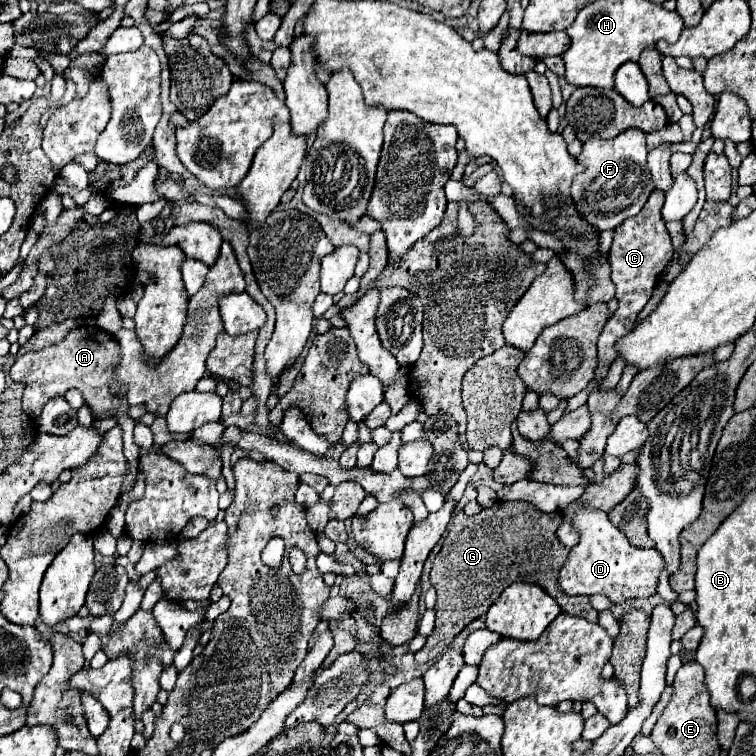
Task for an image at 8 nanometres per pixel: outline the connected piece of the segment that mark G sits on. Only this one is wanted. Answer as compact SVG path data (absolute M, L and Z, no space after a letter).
M498 500L492 508L486 508L476 516L458 512L448 526L442 548L436 554L430 572L430 582L438 592L438 602L434 606L436 626L428 636L426 646L414 654L416 662L426 664L436 660L440 652L452 644L454 636L472 620L486 614L504 588L514 582L532 582L556 598L562 612L586 618L588 622L598 622L598 612L590 606L588 598L564 594L554 578L554 566L562 566L570 554L570 550L562 546L556 536L560 524L560 512L546 514L538 508L532 508L528 502Z

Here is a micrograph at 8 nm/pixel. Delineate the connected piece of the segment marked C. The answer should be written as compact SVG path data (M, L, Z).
M654 190L644 204L644 208L624 220L624 224L618 224L614 228L614 240L612 240L612 250L610 250L610 268L612 268L612 282L616 284L616 298L620 302L618 310L612 314L608 324L604 326L600 338L598 338L598 368L596 368L596 384L600 386L606 380L606 374L610 370L610 364L616 360L616 340L620 336L626 336L632 328L634 322L640 314L640 310L646 306L646 302L652 296L652 290L662 276L666 264L674 256L674 248L670 242L670 234L664 226L662 220L662 204L664 204L664 194L660 190Z

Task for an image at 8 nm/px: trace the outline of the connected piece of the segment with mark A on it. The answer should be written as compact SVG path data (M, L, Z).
M80 326L76 330L72 330L60 344L48 346L40 352L28 352L24 356L20 356L12 370L10 370L10 378L16 382L26 382L24 388L24 398L22 398L22 410L32 416L38 418L44 404L54 398L54 396L64 396L66 390L76 388L82 392L84 400L92 406L94 412L104 412L104 410L118 410L118 424L124 430L124 456L128 462L128 474L124 478L124 492L130 492L136 484L136 474L138 474L138 458L140 458L140 446L134 444L134 420L126 414L128 404L126 400L118 400L112 392L110 392L110 382L114 378L114 370L118 366L120 360L120 348L116 344L116 340L112 338L112 334L100 330L100 328L92 328L92 326Z

